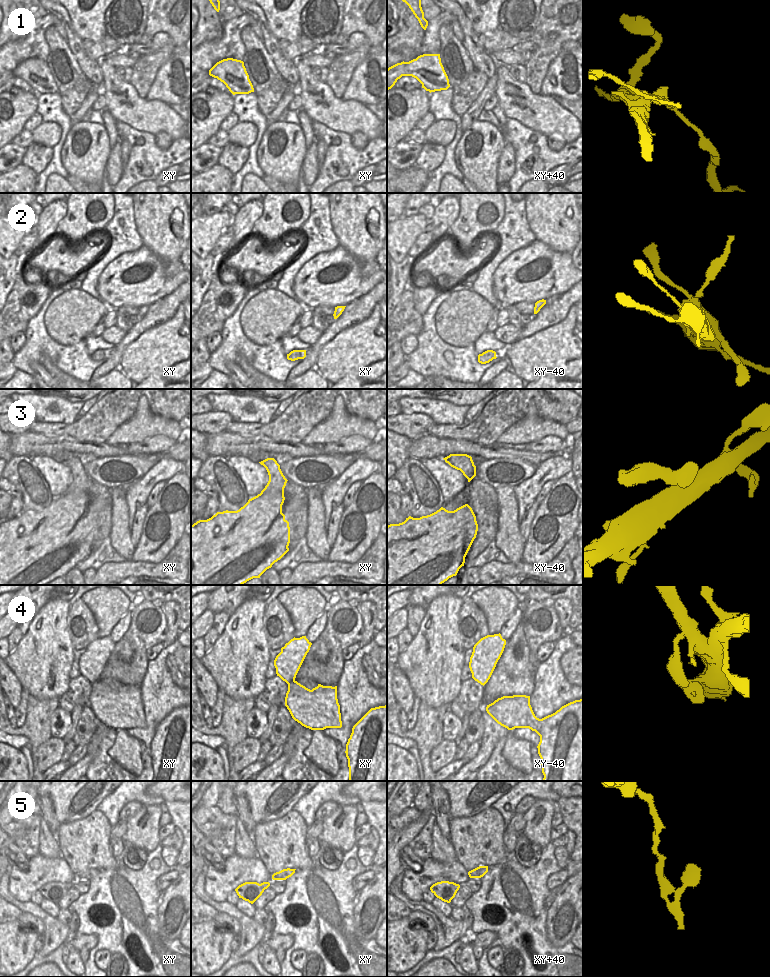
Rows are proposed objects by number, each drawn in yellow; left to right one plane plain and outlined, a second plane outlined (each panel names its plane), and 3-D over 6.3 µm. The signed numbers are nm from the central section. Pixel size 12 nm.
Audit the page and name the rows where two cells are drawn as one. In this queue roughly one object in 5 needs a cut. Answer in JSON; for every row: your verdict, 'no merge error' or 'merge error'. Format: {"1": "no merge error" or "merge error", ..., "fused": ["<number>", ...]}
{"1": "merge error", "2": "merge error", "3": "no merge error", "4": "no merge error", "5": "no merge error", "fused": ["1", "2"]}

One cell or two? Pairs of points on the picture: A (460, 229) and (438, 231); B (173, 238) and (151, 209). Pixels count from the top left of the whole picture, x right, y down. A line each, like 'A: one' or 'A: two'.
A: two
B: one

